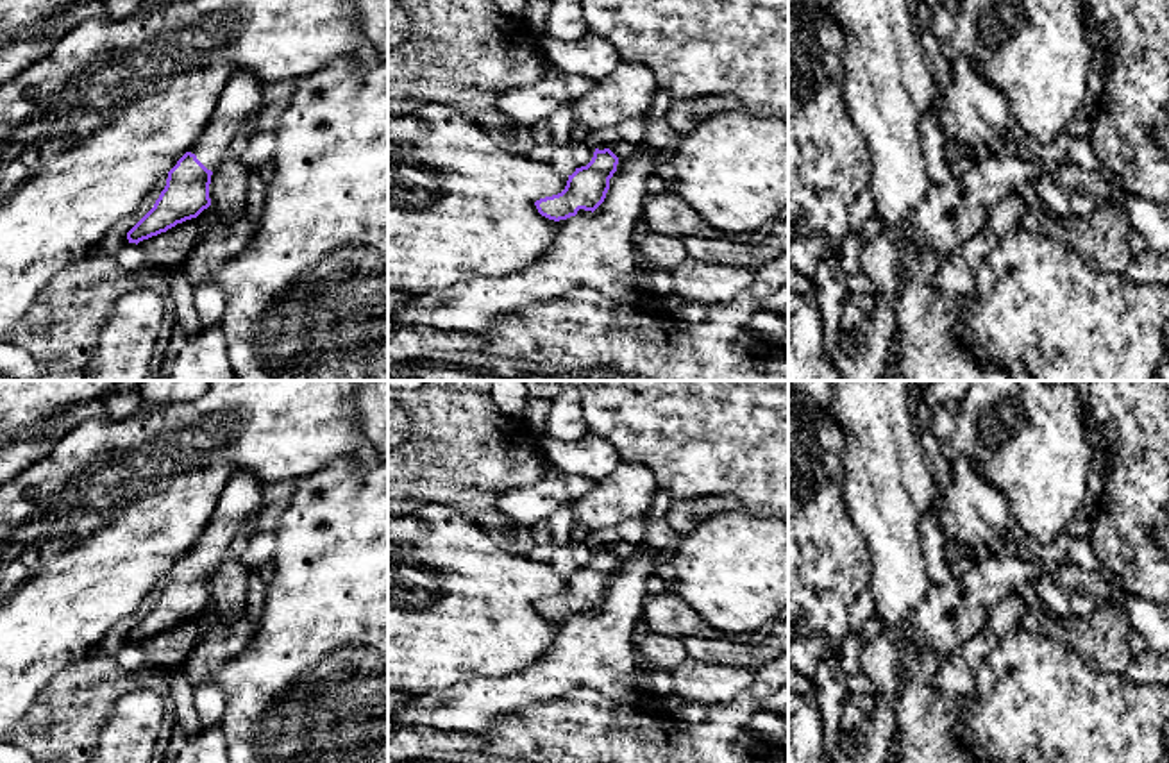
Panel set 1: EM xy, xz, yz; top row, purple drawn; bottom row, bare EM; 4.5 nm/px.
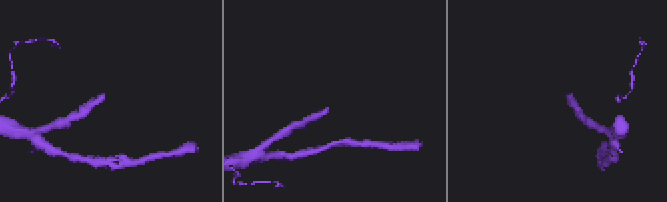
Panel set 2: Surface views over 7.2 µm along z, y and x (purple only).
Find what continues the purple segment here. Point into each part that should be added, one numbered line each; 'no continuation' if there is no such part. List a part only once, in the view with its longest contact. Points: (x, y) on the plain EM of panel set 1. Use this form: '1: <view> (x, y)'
1: xy (242, 494)

